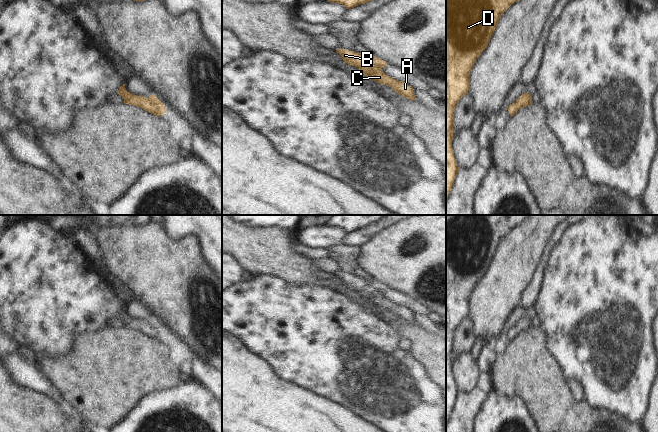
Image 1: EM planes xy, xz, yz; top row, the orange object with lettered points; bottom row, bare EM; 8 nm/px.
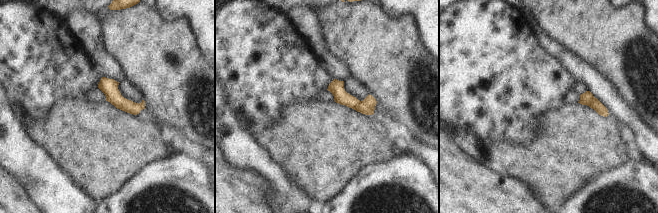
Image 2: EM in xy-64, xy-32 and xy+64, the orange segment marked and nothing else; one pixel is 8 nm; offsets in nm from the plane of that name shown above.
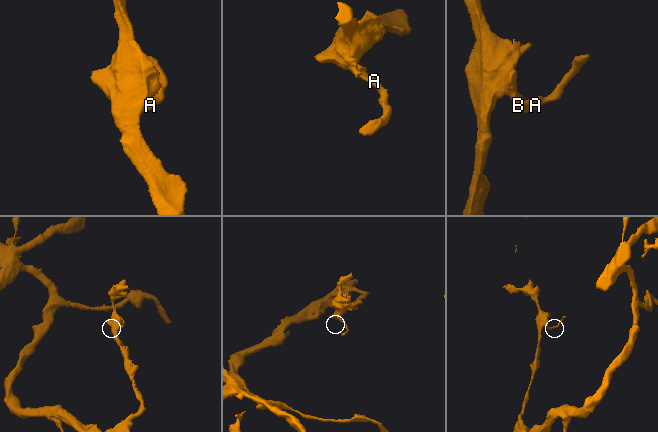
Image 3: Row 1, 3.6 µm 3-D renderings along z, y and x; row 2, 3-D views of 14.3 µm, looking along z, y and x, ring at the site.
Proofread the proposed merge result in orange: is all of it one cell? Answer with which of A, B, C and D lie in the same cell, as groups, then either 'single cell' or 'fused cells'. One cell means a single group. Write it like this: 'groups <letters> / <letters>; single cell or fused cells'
groups A B C D; single cell

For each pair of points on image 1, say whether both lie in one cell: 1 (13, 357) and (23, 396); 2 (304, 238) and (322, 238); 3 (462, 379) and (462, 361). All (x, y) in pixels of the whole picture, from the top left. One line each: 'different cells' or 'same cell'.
1: different cells
2: same cell
3: same cell

